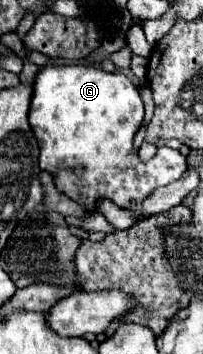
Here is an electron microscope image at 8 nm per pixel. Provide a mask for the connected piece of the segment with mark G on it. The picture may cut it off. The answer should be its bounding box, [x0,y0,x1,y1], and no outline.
[29,65,187,213]

